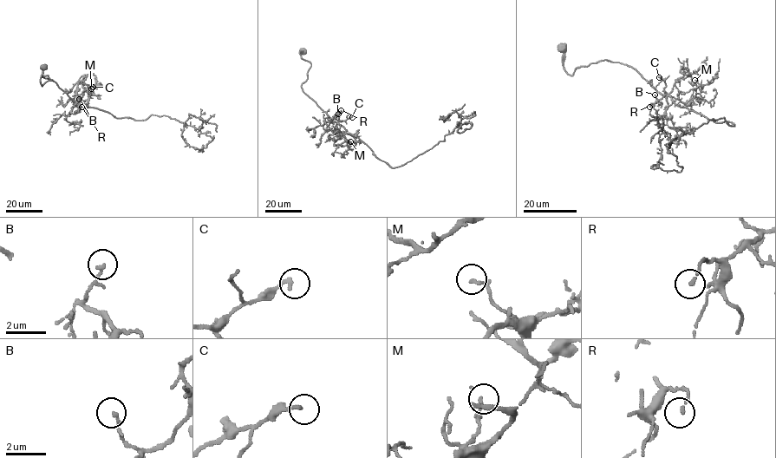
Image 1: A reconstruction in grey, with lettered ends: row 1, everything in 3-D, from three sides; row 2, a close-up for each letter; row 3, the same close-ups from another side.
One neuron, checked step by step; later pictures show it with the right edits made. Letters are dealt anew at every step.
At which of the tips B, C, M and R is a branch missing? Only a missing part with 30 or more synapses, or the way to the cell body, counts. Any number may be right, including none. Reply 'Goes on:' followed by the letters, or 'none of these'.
Goes on: none of these

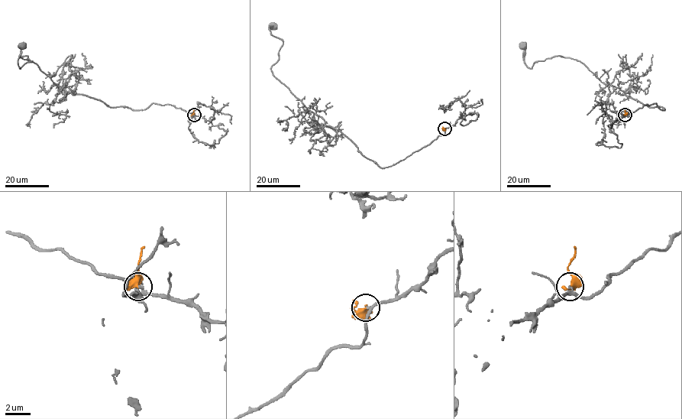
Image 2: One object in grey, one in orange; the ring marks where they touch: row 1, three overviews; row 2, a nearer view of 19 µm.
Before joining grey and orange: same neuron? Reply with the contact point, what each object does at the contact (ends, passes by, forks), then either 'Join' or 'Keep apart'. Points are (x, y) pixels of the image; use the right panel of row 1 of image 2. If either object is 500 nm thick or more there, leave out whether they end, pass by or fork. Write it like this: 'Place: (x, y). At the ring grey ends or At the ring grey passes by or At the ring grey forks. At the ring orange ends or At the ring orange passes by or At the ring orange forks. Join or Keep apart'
Place: (625, 115). At the ring grey passes by. At the ring orange forks. Keep apart

